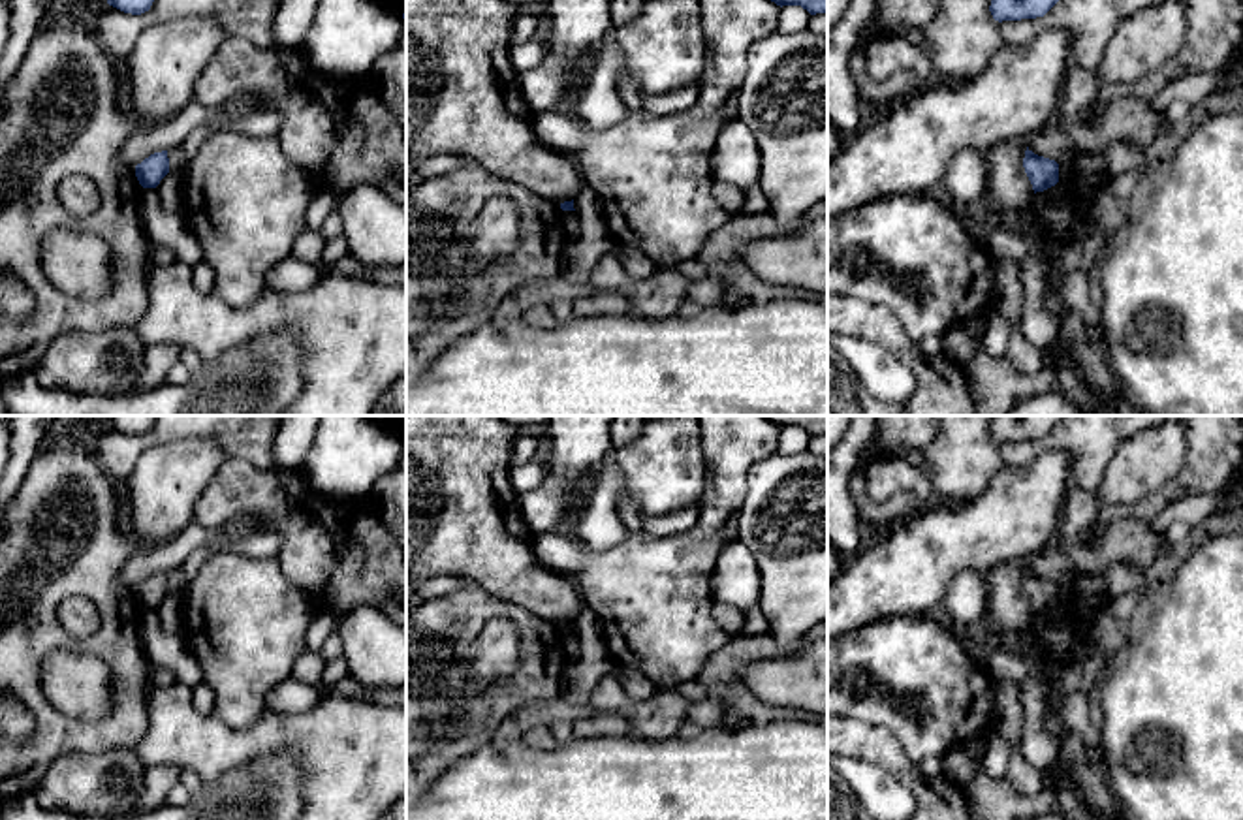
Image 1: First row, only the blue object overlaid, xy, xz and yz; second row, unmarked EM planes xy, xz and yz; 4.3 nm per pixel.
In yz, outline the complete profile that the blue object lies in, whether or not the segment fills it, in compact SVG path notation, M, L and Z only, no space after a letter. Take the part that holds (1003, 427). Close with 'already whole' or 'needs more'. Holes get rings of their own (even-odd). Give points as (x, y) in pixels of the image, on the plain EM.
M995 416L989 433L995 442L1044 438L1064 416Z; already whole

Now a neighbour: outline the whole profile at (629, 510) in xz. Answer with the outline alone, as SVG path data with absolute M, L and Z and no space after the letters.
M621 498L617 513L628 530L643 530L639 504L634 498Z

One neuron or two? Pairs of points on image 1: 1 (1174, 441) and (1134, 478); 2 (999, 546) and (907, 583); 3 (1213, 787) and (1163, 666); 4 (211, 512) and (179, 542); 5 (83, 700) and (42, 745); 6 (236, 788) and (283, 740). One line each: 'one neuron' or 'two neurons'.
1: one neuron
2: one neuron
3: one neuron
4: two neurons
5: two neurons
6: two neurons

